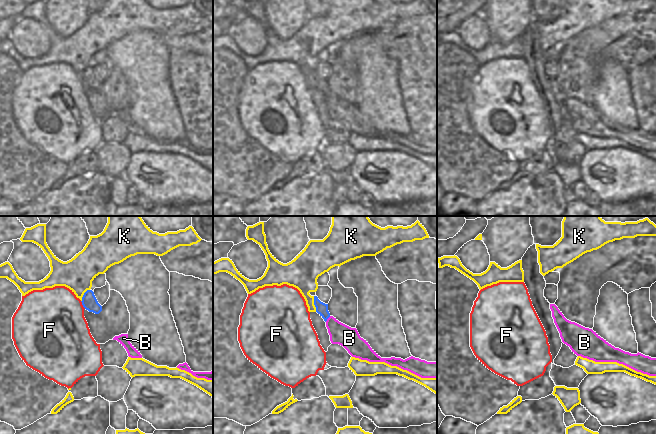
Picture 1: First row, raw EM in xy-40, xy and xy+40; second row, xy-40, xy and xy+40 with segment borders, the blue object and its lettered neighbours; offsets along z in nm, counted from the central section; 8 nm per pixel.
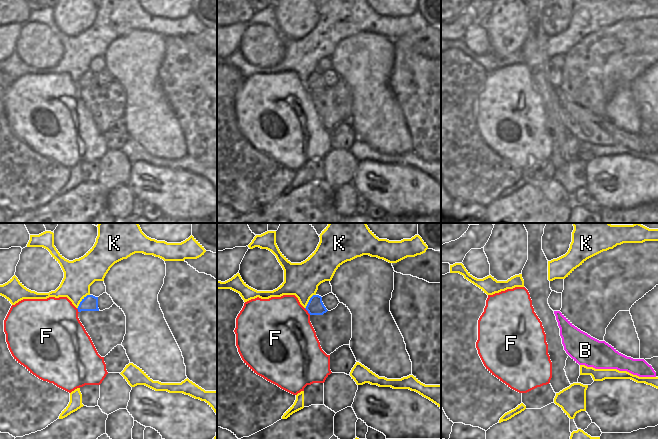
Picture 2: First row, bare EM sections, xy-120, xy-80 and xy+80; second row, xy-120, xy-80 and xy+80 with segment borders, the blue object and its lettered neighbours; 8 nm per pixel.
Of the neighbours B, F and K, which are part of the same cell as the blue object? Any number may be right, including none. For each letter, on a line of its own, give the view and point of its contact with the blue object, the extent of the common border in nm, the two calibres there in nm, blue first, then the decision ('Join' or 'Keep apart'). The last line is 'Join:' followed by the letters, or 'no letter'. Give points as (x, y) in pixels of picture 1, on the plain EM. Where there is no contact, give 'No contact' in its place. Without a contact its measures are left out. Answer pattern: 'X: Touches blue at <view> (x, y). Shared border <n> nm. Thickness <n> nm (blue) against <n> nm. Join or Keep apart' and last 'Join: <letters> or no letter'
B: Touches blue at xy (327, 94). Shared border 60 nm. Thickness 100 nm (blue) against 170 nm. Join
F: Touches blue at xy-40 (82, 80). Shared border 80 nm. Thickness 120 nm (blue) against 480 nm. Keep apart
K: Touches blue at xy (314, 80). Shared border 130 nm. Thickness 100 nm (blue) against 240 nm. Keep apart
Join: B

